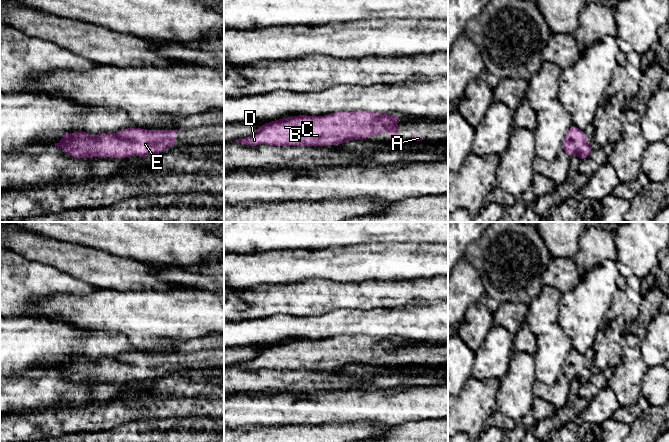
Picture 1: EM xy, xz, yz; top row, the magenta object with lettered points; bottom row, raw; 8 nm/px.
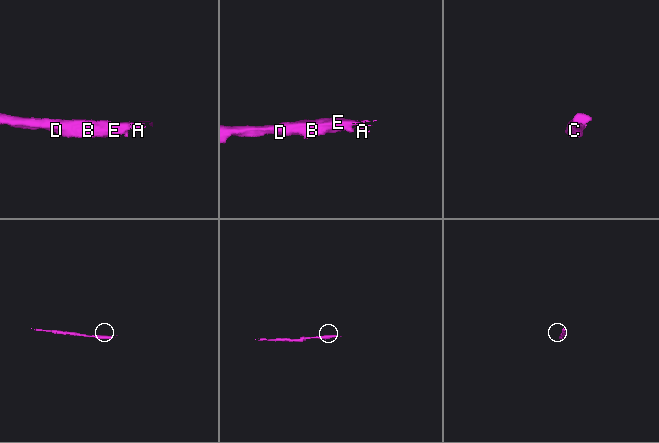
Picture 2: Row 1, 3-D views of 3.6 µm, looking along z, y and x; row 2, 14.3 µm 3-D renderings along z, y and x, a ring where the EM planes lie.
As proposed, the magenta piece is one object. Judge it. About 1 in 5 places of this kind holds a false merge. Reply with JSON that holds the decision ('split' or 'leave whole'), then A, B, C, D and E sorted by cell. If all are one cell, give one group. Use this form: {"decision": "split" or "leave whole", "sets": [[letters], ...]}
{"decision": "leave whole", "sets": [["A", "B", "C", "D", "E"]]}

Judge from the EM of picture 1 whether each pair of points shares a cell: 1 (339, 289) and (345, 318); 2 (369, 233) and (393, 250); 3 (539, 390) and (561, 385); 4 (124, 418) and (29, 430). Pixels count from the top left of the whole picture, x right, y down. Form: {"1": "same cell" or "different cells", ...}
{"1": "different cells", "2": "different cells", "3": "same cell", "4": "same cell"}

